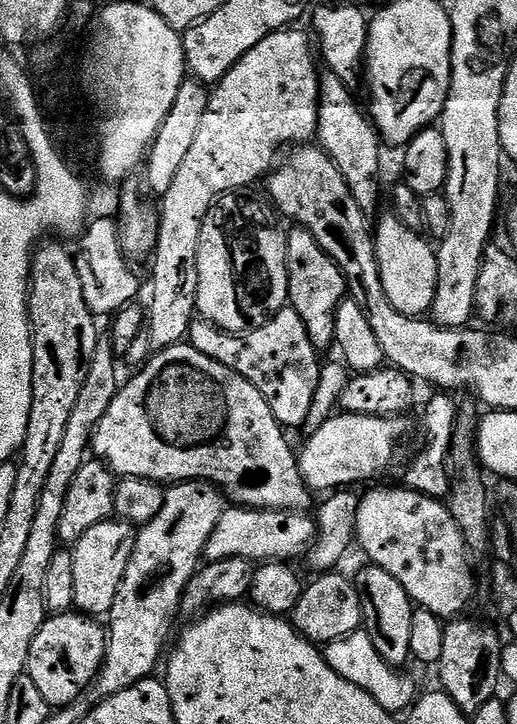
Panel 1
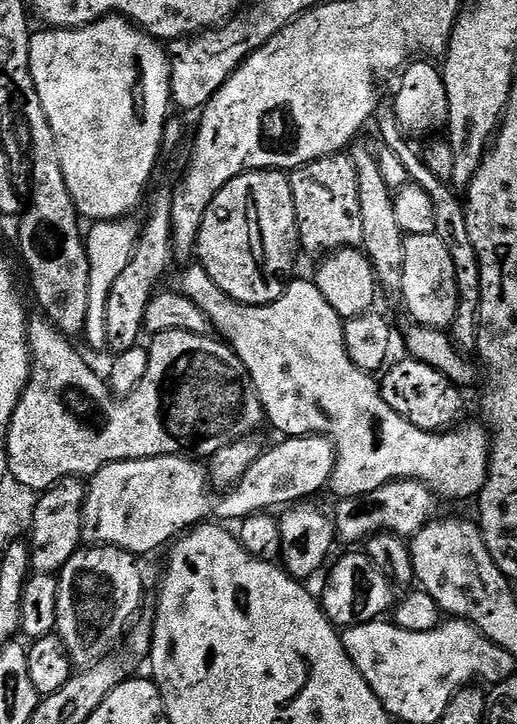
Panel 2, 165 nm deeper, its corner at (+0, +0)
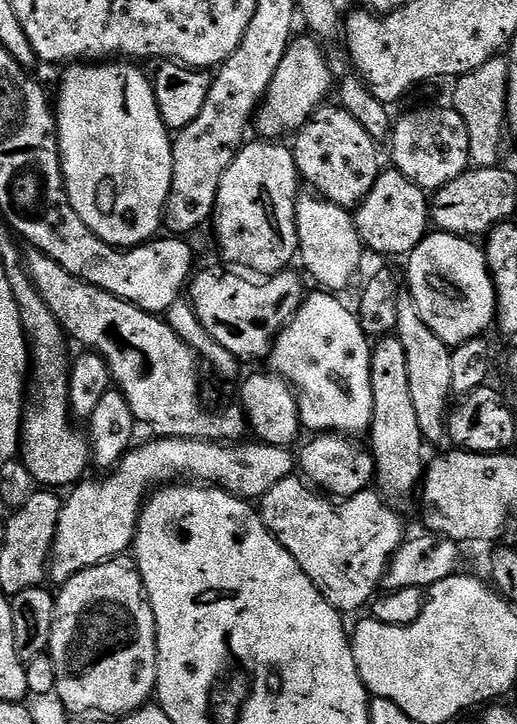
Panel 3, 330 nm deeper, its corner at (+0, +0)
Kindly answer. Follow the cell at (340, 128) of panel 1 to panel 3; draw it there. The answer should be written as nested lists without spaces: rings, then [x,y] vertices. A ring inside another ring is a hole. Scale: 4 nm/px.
[[[400,290],[397,294],[397,324],[394,334],[406,346],[406,367],[410,373],[410,398],[414,398],[414,414],[418,414],[418,430],[422,430],[425,441],[429,445],[445,443],[448,440],[447,415],[450,411],[448,396],[453,395],[450,382],[449,345],[444,344],[426,326],[426,322],[418,314],[418,306],[411,292]]]

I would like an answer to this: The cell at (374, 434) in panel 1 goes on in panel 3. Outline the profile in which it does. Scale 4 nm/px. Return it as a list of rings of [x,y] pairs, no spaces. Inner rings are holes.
[[[152,438],[149,444],[144,444],[141,448],[138,446],[133,447],[121,458],[119,464],[111,469],[107,474],[101,475],[101,480],[88,480],[85,479],[83,482],[77,483],[75,487],[67,493],[66,499],[63,501],[62,507],[60,509],[60,517],[58,518],[58,530],[56,531],[56,537],[52,543],[52,555],[48,558],[48,575],[47,579],[49,581],[53,580],[56,586],[65,584],[74,574],[78,574],[82,570],[86,570],[90,566],[98,566],[101,562],[105,560],[111,560],[113,558],[120,558],[125,555],[124,552],[133,547],[134,541],[136,539],[136,524],[140,521],[140,512],[144,509],[145,503],[153,490],[159,489],[161,486],[171,485],[173,482],[183,481],[184,476],[193,476],[193,481],[203,482],[208,486],[215,486],[224,489],[225,492],[231,492],[234,496],[239,496],[249,502],[259,501],[260,497],[265,496],[270,490],[270,486],[278,486],[278,482],[282,482],[287,476],[293,475],[294,472],[294,456],[292,456],[287,447],[278,444],[261,444],[259,442],[251,442],[252,444],[244,444],[245,442],[217,442],[207,438]]]

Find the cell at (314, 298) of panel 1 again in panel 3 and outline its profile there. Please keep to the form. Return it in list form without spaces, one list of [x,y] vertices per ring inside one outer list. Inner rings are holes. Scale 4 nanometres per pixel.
[[[321,106],[313,112],[303,128],[295,133],[294,155],[299,179],[309,184],[313,193],[334,202],[338,206],[355,209],[370,194],[376,179],[380,177],[381,145],[366,134],[362,122],[354,114],[339,106]]]

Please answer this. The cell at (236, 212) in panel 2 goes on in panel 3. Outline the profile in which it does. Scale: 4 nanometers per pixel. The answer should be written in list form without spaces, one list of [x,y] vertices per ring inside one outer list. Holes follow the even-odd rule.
[[[284,142],[259,143],[245,143],[230,162],[226,174],[222,174],[214,225],[220,252],[229,260],[227,263],[249,268],[244,269],[249,273],[261,272],[259,275],[267,278],[285,271],[291,265],[288,263],[297,259],[300,250],[296,229],[298,173],[289,145],[287,148]],[[268,220],[272,220],[272,228],[268,228]]]

